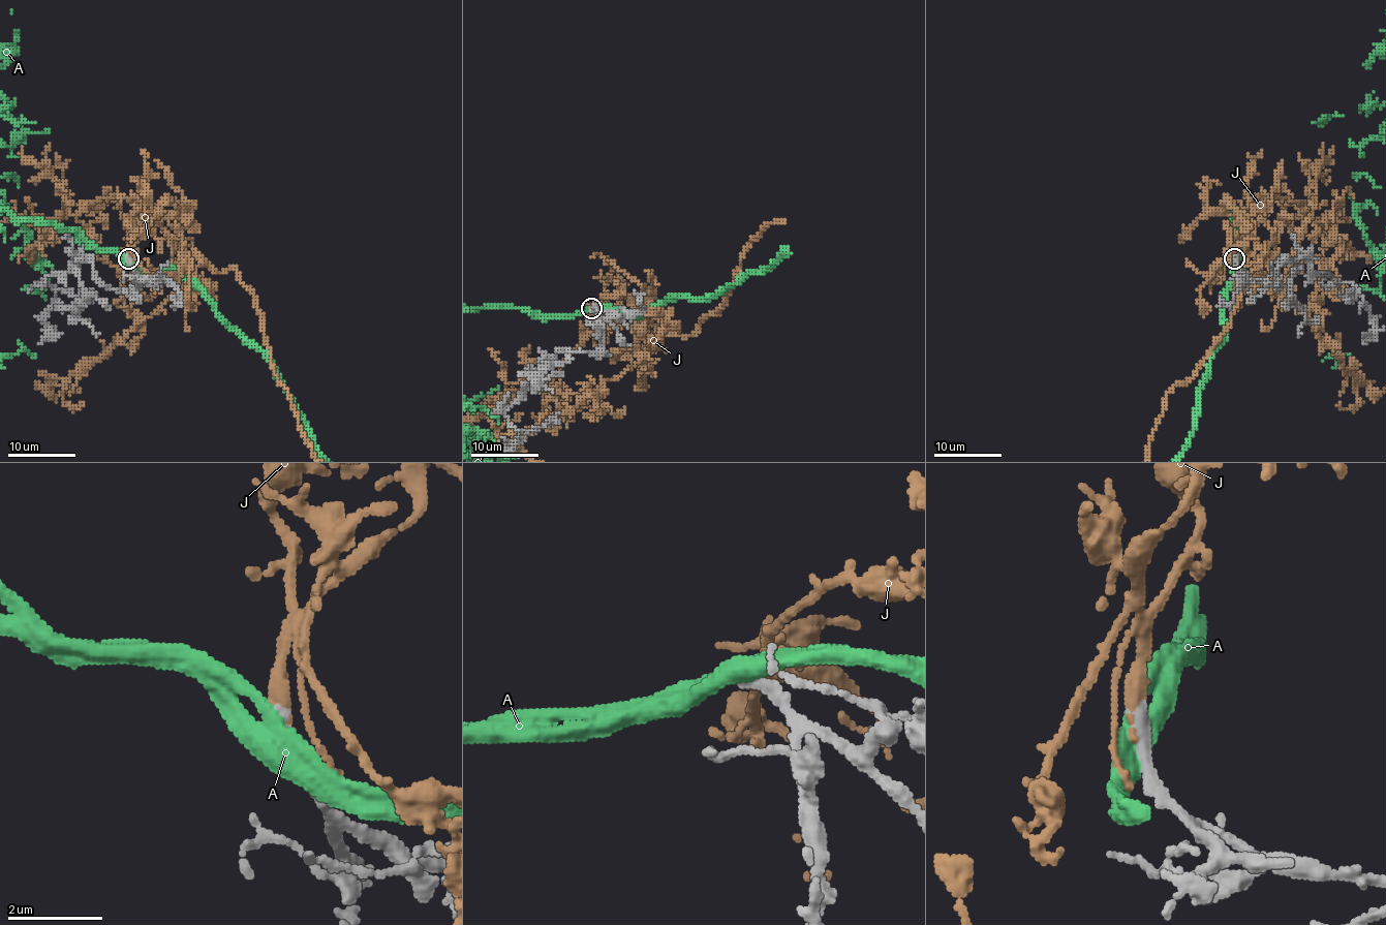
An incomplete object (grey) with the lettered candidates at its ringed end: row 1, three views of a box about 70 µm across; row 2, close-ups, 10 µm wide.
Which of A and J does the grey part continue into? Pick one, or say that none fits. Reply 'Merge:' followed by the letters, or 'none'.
Merge: J

